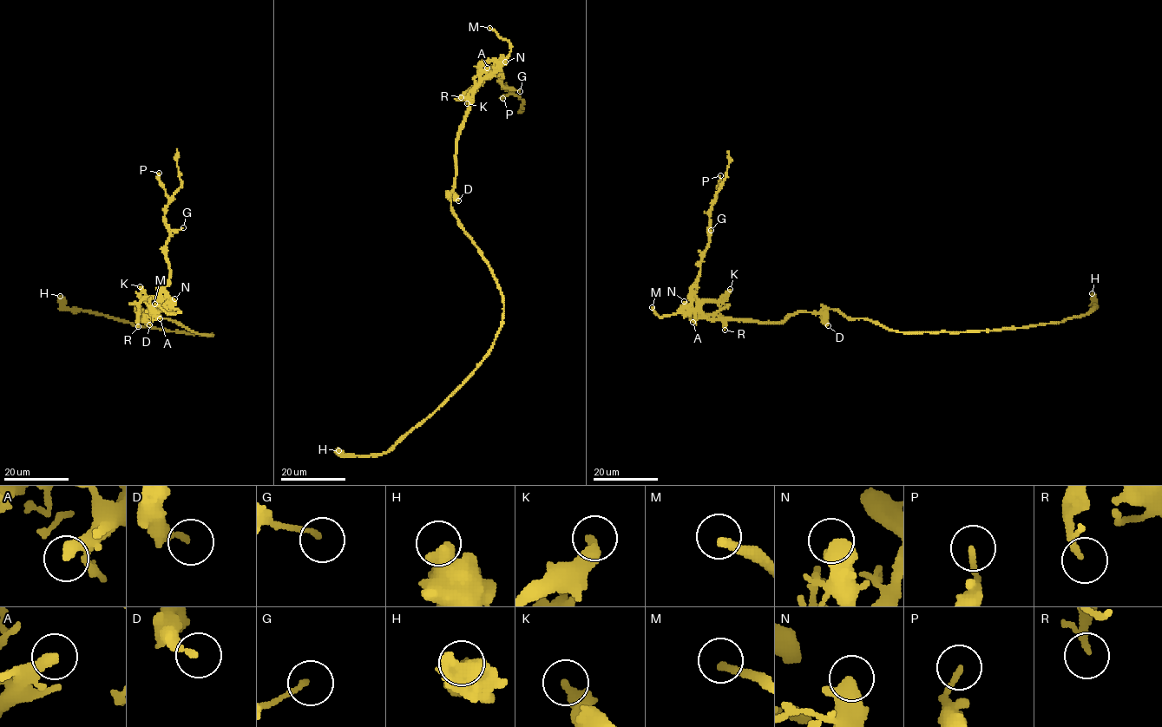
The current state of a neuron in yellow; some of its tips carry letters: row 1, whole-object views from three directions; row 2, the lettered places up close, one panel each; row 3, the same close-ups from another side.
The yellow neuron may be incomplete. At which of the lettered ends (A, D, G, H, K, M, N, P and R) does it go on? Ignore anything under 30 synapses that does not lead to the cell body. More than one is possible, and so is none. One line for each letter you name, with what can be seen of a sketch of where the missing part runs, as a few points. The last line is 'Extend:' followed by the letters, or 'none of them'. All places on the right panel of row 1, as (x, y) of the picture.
A: missing branch runs (692, 322), (683, 324), (679, 321)
Extend: A, M

